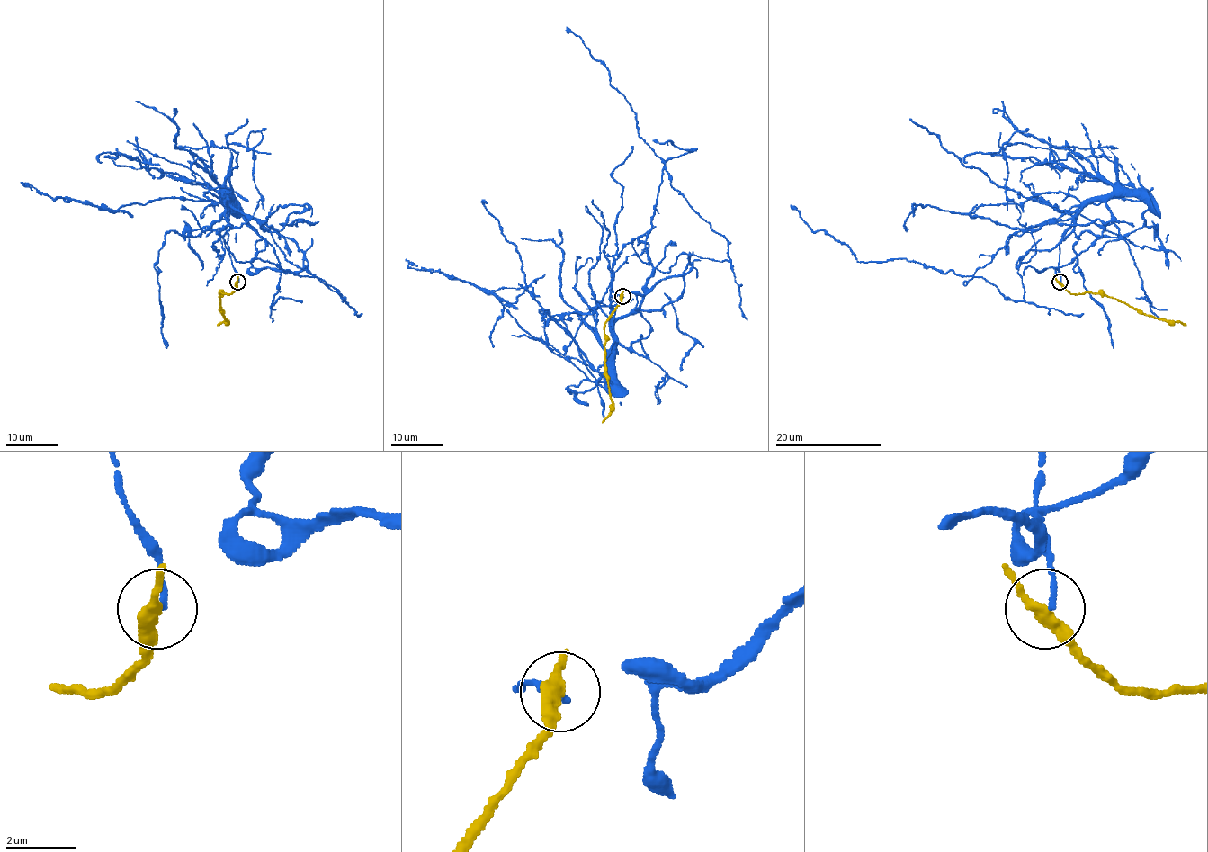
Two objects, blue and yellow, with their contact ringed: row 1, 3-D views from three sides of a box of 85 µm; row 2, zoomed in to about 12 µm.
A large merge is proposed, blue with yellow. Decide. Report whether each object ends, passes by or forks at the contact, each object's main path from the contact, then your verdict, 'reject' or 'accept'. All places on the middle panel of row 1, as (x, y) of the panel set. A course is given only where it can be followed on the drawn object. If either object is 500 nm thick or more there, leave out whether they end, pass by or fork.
blue ends; yellow passes by; course blue (622, 297), (612, 318), (657, 311), (689, 255), (727, 260), (729, 241), (566, 26); course yellow (622, 295), (604, 328), (604, 370), (612, 401), (611, 413), (602, 422); reject

